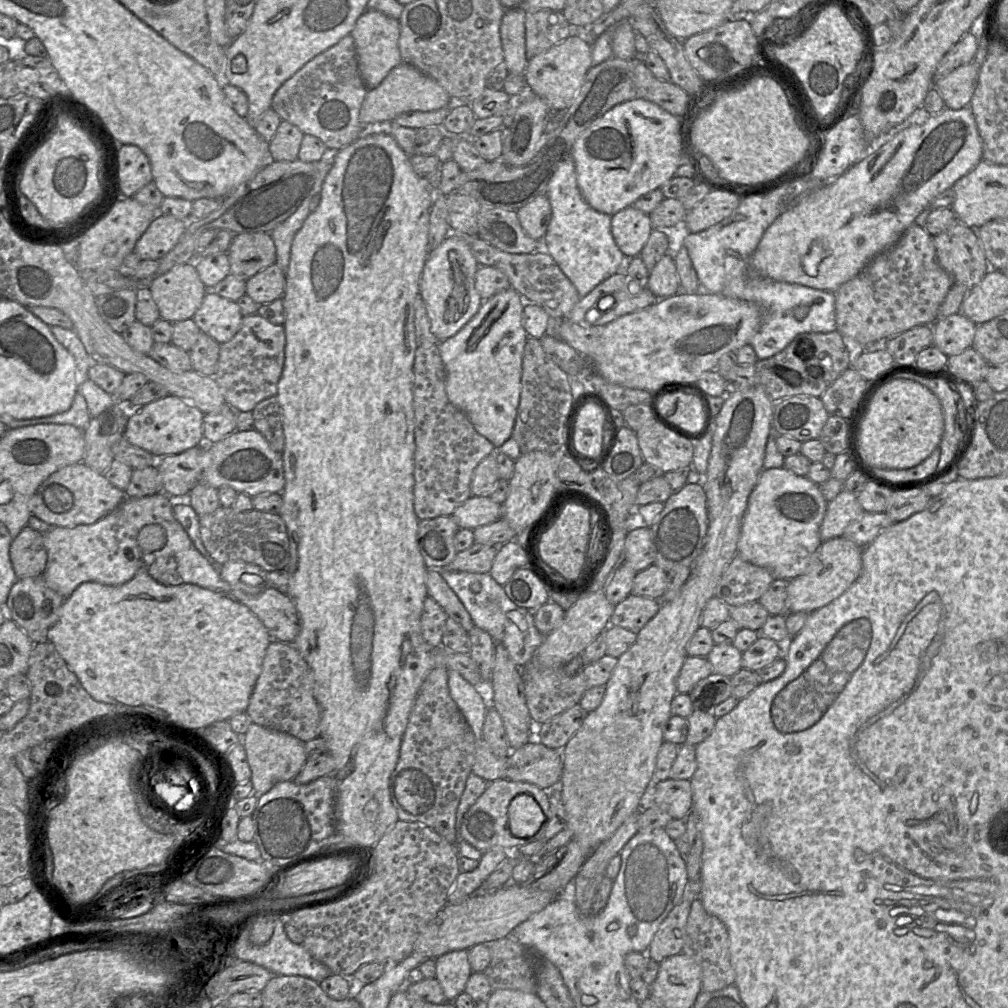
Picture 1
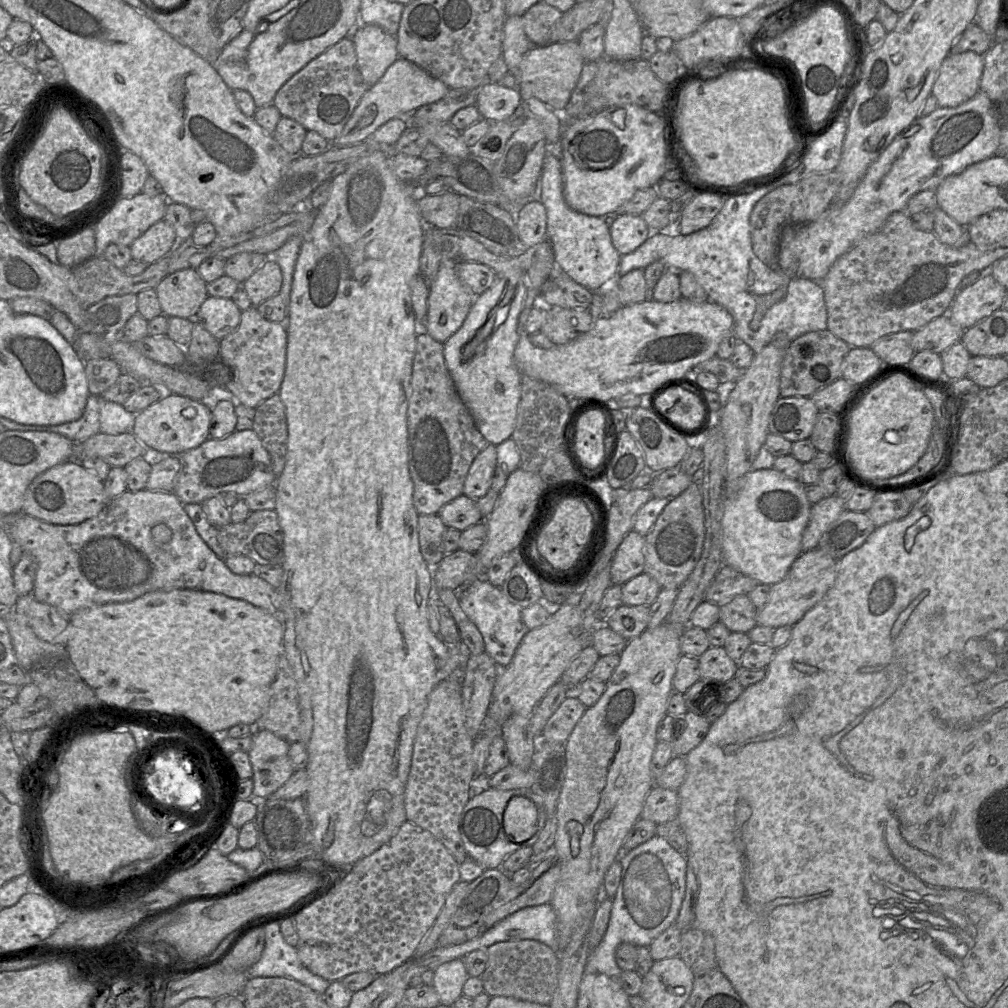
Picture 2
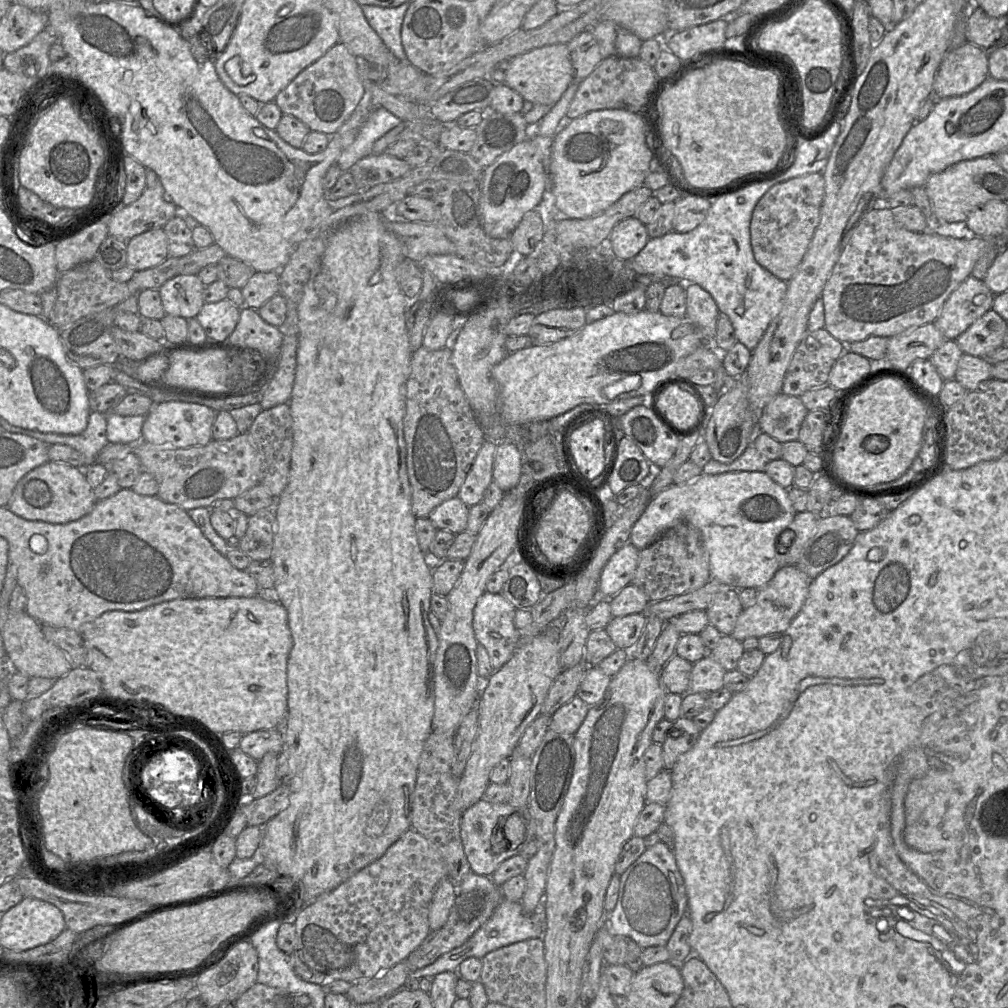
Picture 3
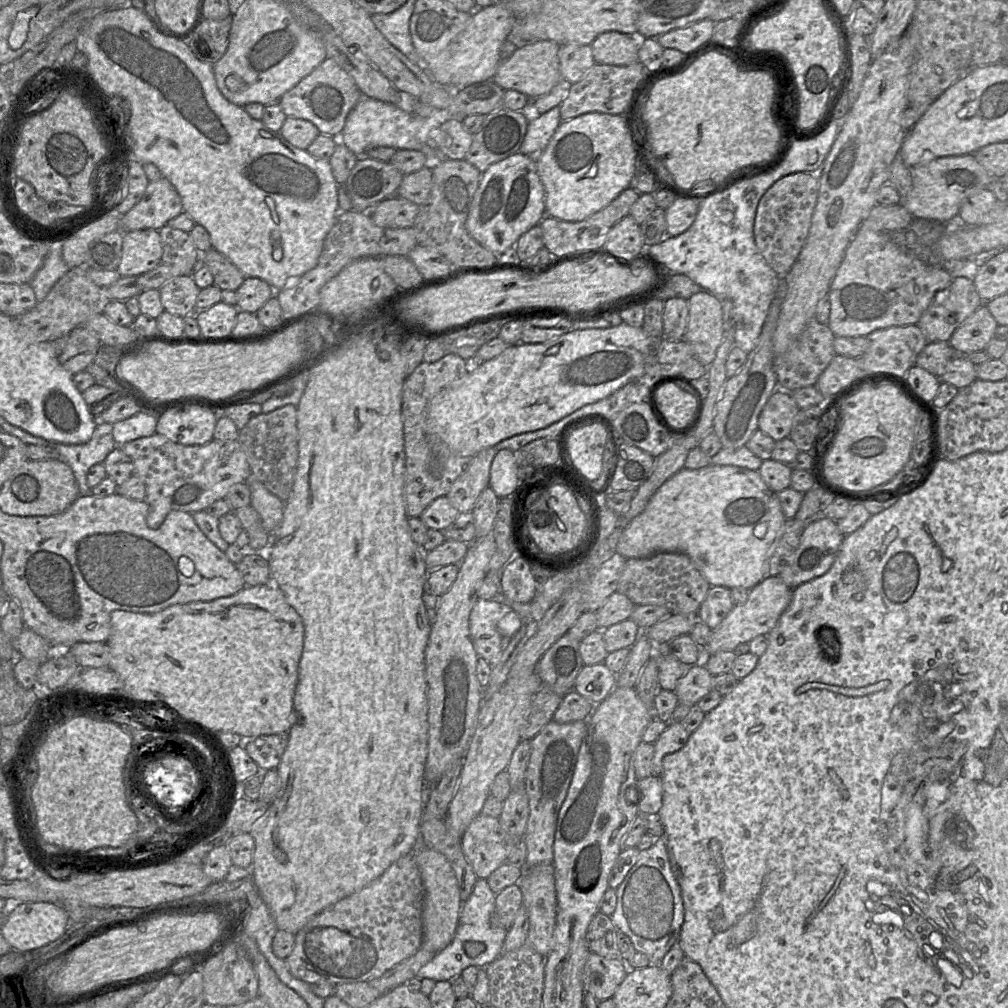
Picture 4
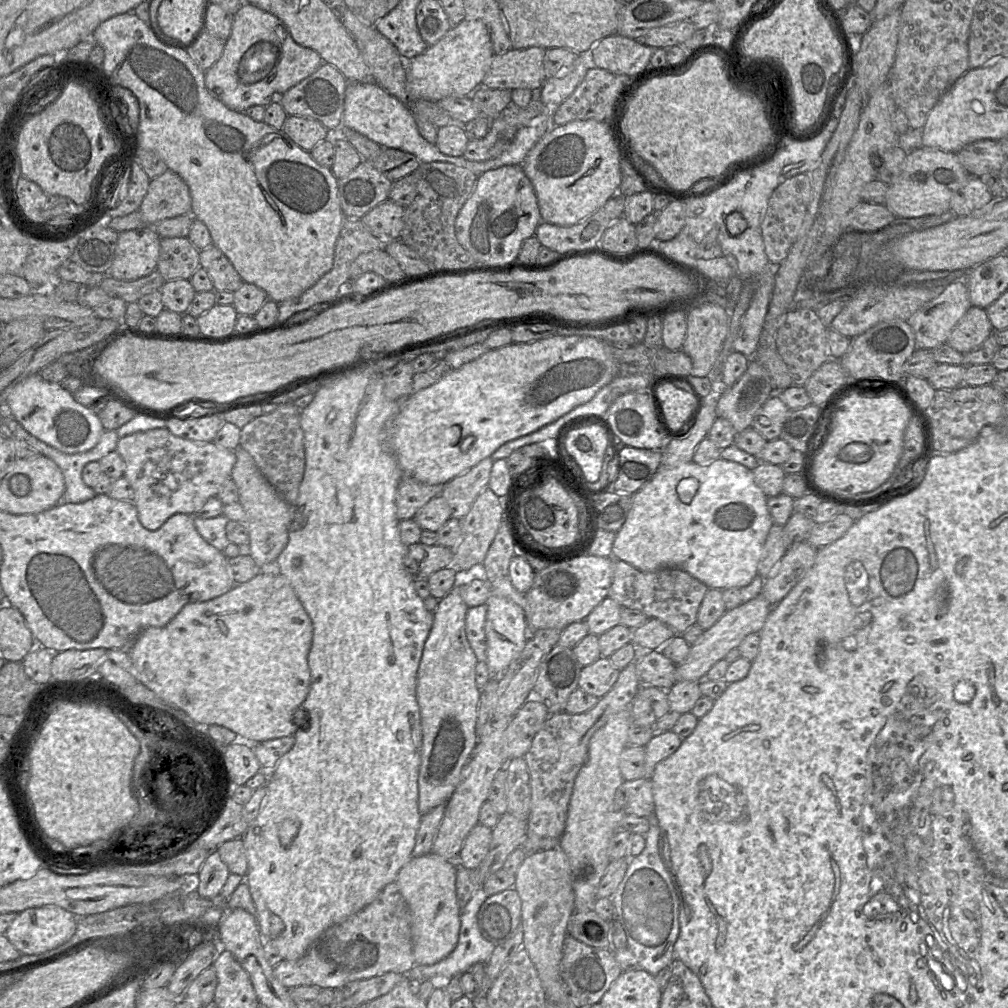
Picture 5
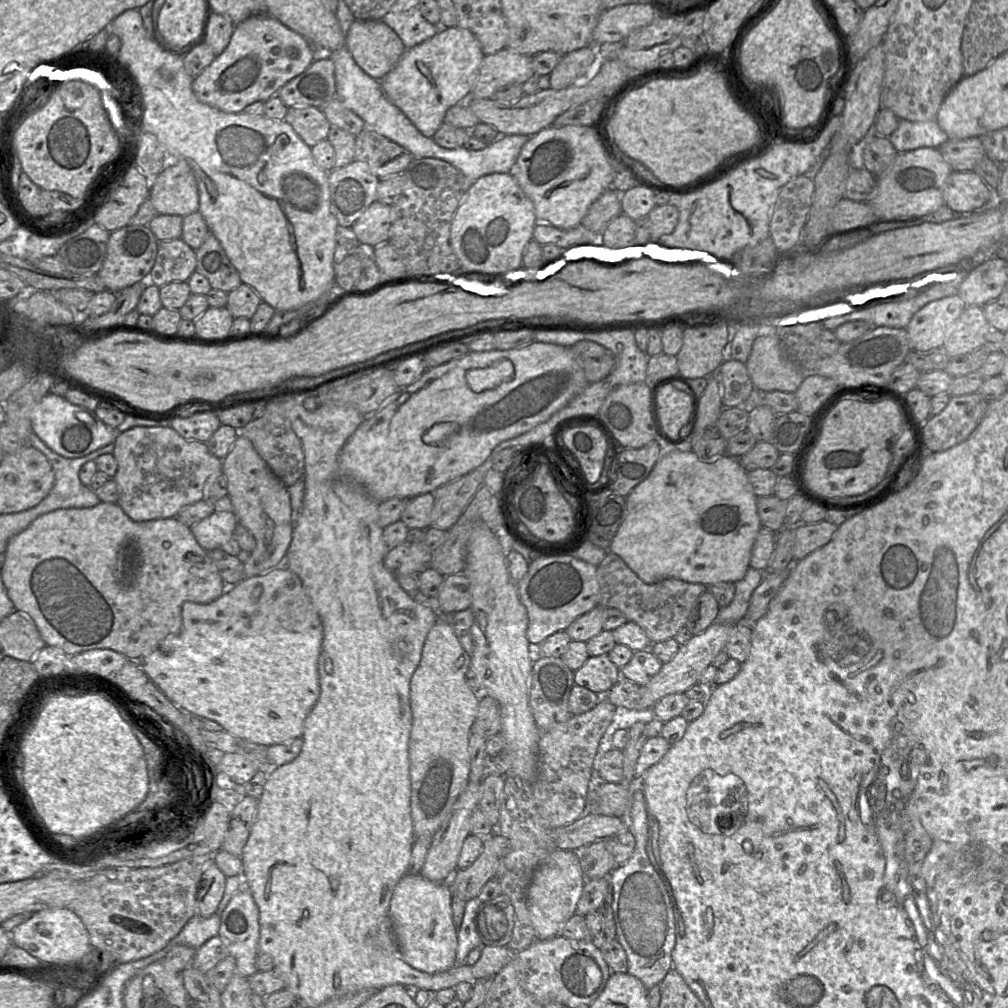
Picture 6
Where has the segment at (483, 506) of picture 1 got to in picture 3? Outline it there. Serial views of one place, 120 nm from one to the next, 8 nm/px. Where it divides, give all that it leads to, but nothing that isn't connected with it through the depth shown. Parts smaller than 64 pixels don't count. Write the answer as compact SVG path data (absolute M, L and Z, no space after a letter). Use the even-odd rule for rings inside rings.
M456 496L437 506L428 518L438 530L448 530L456 535L466 530L469 508Z

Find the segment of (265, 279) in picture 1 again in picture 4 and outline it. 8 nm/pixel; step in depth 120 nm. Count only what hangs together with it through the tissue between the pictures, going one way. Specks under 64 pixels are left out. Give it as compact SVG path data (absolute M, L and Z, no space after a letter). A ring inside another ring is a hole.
M245 277L243 283L235 291L239 310L257 313L257 311L275 294L274 288L257 277Z

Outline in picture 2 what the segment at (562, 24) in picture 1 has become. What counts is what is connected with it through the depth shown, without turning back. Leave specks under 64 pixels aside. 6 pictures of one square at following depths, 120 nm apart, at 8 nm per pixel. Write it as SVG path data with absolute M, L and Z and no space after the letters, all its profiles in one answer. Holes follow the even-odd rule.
M543 1L531 6L523 17L525 34L533 46L549 45L549 31L562 12Z

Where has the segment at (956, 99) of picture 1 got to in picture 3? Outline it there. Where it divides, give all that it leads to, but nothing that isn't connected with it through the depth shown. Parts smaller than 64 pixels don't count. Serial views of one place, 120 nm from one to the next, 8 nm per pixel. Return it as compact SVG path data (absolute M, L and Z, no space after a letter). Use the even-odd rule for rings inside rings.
M965 42L956 49L950 49L942 60L933 83L935 99L965 95L989 77L988 55L980 47Z

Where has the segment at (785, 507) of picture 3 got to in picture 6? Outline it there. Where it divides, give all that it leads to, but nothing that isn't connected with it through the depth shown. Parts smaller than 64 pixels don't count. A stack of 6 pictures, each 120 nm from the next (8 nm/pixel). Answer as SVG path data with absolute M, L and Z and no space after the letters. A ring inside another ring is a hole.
M665 449L646 479L635 486L626 497L626 517L612 540L609 552L621 557L627 566L648 584L667 578L676 578L709 587L718 583L735 583L741 580L750 567L751 550L762 527L756 505L757 496L752 491L747 474L748 471L739 463L739 459L728 454L718 456L712 461L701 461L691 449Z

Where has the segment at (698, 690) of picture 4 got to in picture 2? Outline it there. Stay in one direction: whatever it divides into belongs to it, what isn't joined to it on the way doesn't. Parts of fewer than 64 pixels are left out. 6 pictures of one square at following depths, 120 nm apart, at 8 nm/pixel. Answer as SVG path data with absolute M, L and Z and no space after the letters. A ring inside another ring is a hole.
M710 646L699 658L700 679L725 684L735 676L739 663L732 660L724 647Z

